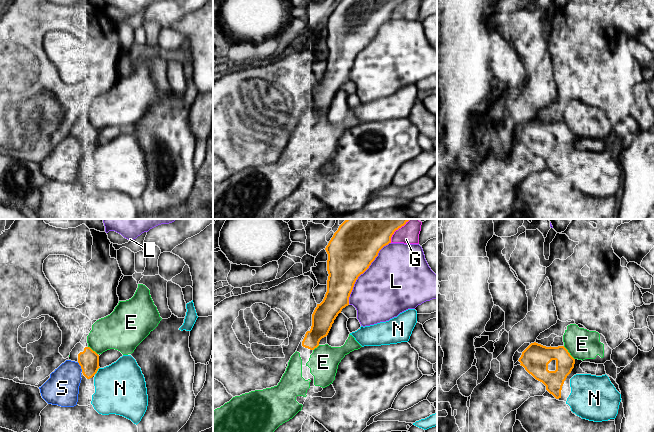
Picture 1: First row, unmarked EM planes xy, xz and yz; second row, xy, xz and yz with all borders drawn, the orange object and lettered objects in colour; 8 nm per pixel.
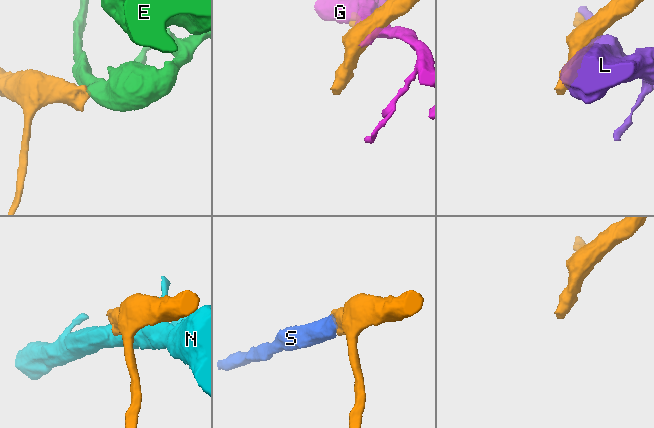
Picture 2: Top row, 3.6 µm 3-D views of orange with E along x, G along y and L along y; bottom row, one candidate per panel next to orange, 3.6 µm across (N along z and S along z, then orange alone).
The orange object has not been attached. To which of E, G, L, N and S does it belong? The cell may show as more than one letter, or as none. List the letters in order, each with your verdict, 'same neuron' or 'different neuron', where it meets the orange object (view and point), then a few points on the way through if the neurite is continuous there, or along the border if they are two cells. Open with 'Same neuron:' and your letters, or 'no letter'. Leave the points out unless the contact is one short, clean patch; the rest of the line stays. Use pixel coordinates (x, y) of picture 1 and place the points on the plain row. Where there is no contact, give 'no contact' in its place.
Same neuron: S
E: different neuron; meets orange in yz at (569, 129)
G: different neuron; meets orange in xz at (394, 7)
L: different neuron; meets orange in xz at (363, 48)
N: different neuron; meets orange in xy at (97, 146)
S: same neuron; meets orange in xy at (81, 143)

